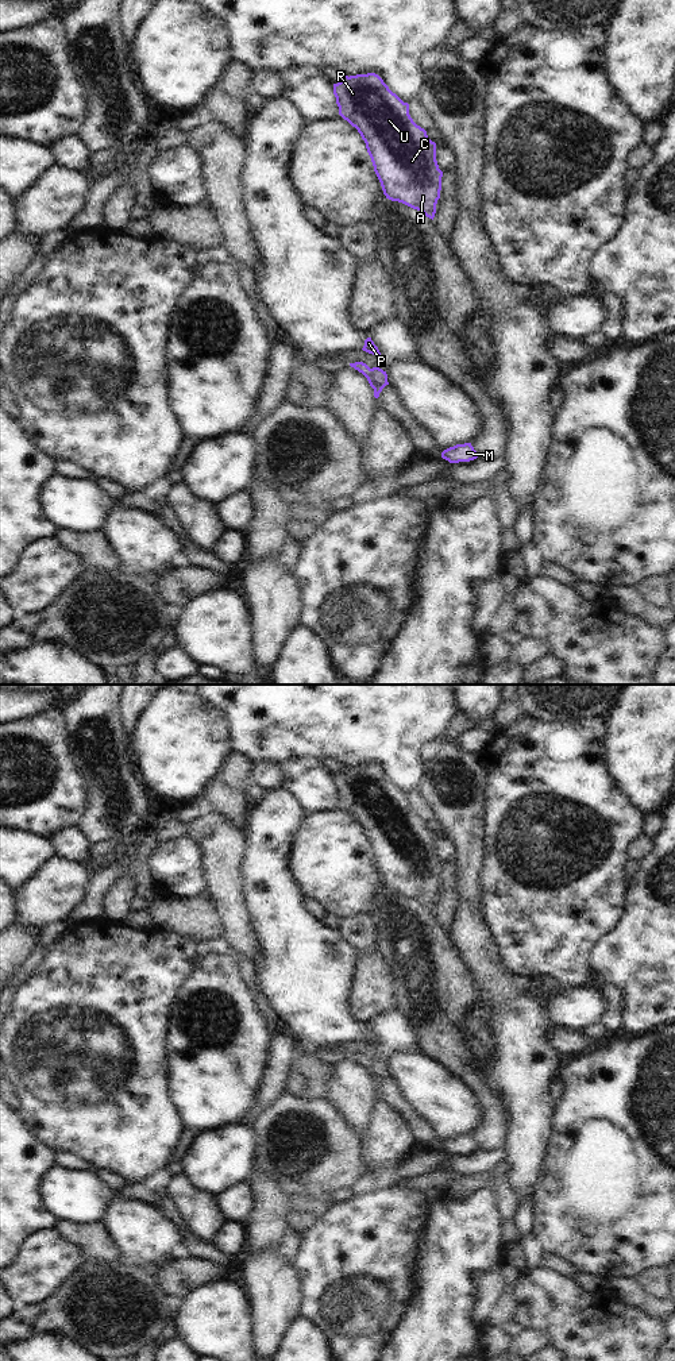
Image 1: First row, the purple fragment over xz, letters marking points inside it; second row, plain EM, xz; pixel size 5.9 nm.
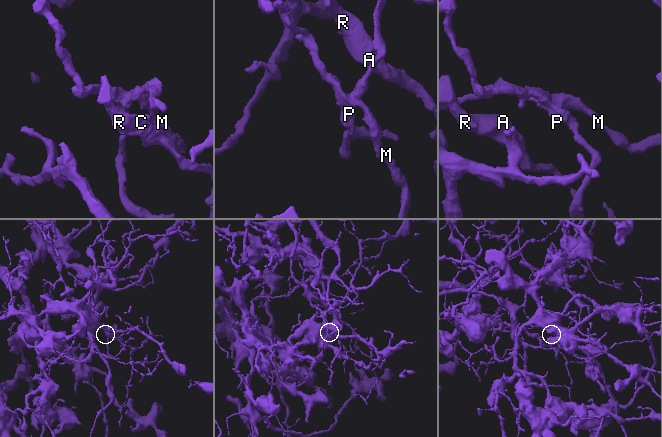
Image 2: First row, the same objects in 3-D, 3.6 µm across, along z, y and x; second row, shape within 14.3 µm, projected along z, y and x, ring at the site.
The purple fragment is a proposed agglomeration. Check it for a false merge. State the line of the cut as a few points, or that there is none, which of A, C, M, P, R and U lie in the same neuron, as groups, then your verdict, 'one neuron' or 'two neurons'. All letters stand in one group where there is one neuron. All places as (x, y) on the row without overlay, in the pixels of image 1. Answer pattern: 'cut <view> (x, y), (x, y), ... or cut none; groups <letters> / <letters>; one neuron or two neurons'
cut xz (370, 1060), (366, 1068); groups A C P R U / M; two neurons

